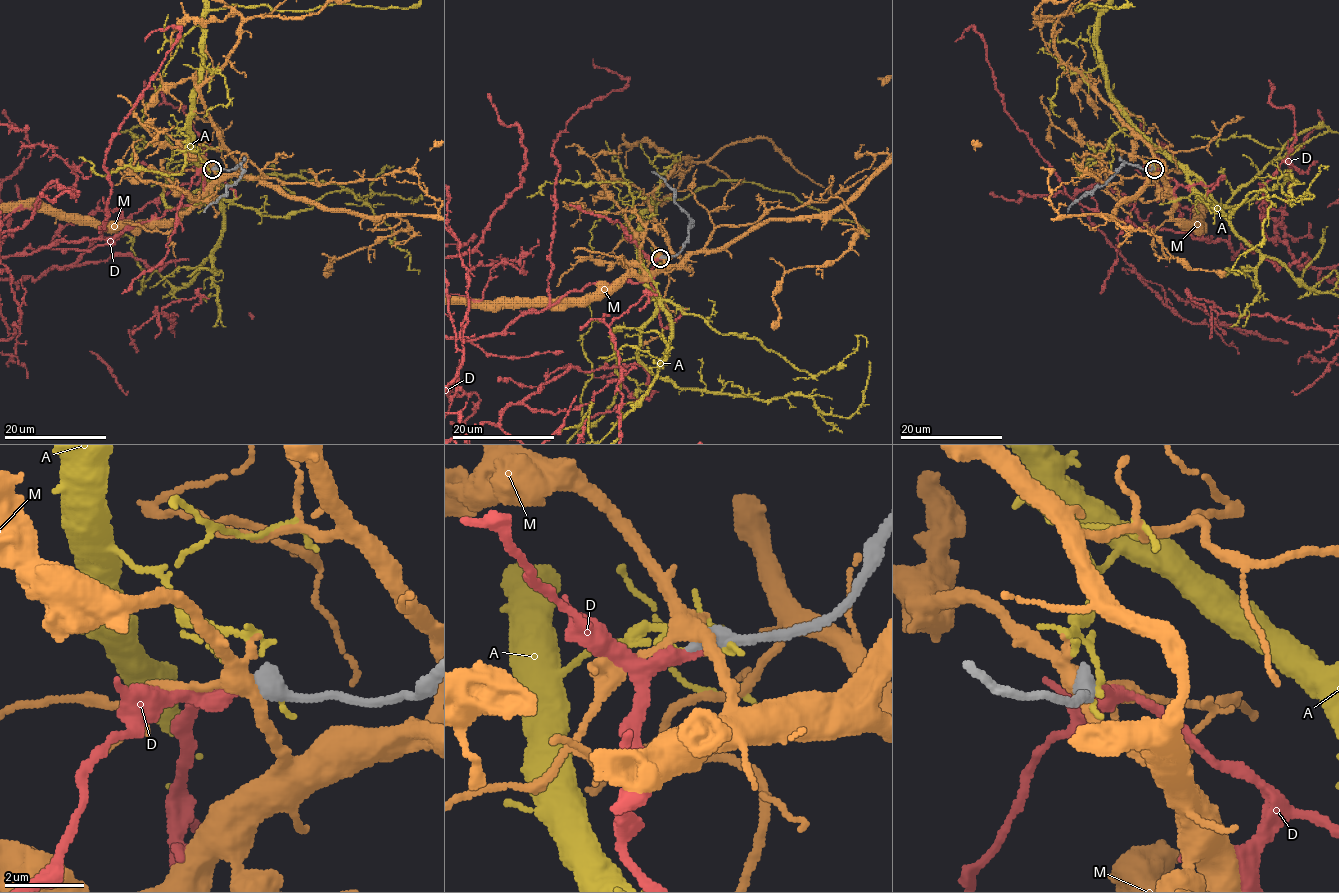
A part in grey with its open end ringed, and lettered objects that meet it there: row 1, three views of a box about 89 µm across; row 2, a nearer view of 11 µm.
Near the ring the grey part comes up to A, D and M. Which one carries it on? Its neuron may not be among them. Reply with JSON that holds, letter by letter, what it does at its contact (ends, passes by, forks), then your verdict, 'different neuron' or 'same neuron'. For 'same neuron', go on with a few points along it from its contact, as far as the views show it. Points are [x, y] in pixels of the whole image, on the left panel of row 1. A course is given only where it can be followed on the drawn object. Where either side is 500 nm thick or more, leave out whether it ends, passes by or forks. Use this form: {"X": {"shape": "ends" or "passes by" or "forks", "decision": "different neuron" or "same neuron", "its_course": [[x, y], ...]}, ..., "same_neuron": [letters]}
{"A": {"decision": "different neuron"}, "D": {"decision": "same neuron"}, "M": {"decision": "different neuron"}, "same_neuron": ["D"]}

